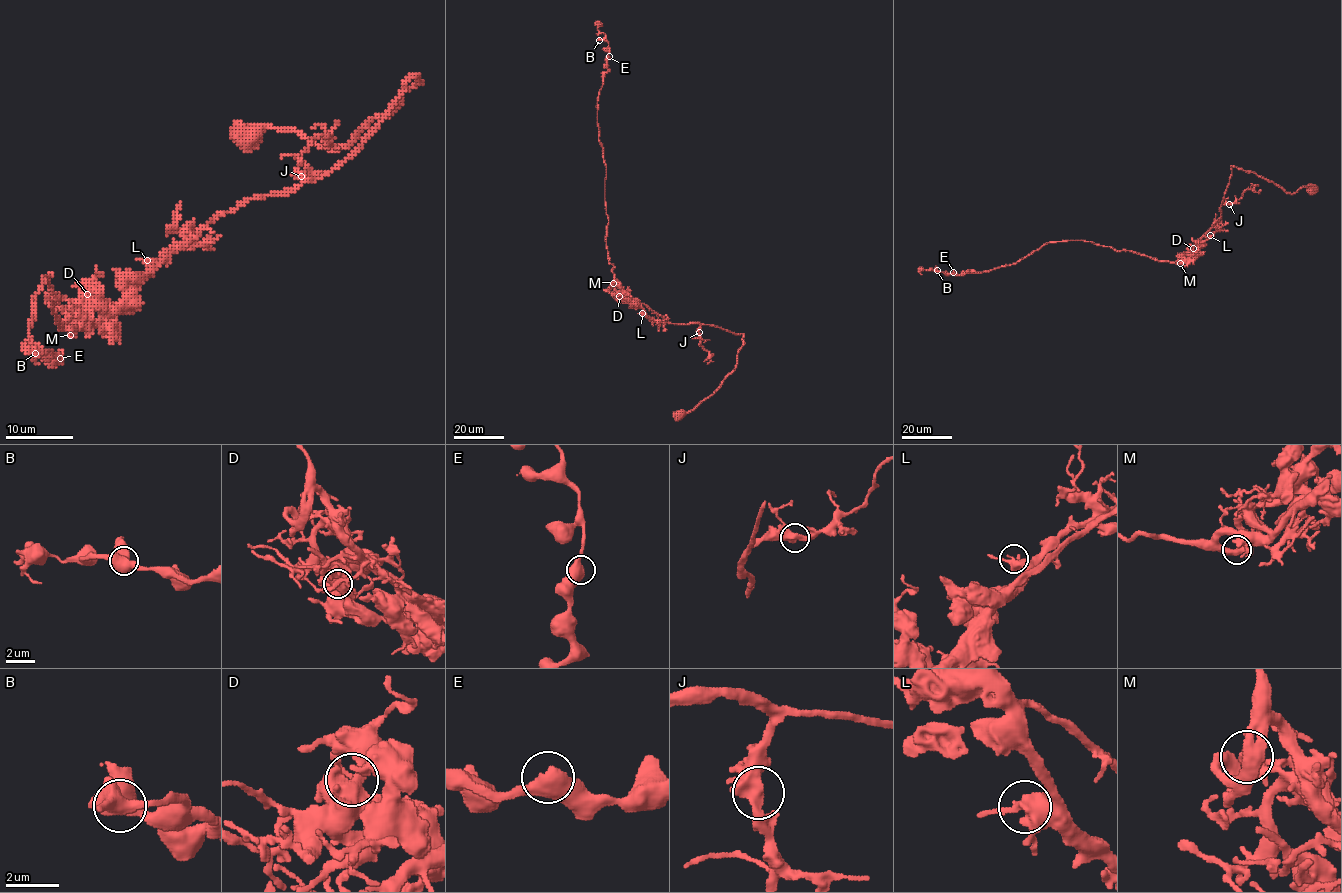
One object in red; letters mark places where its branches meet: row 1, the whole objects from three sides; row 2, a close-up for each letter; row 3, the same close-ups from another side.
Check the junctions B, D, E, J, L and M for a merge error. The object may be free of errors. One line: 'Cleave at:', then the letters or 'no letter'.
Cleave at: no letter

